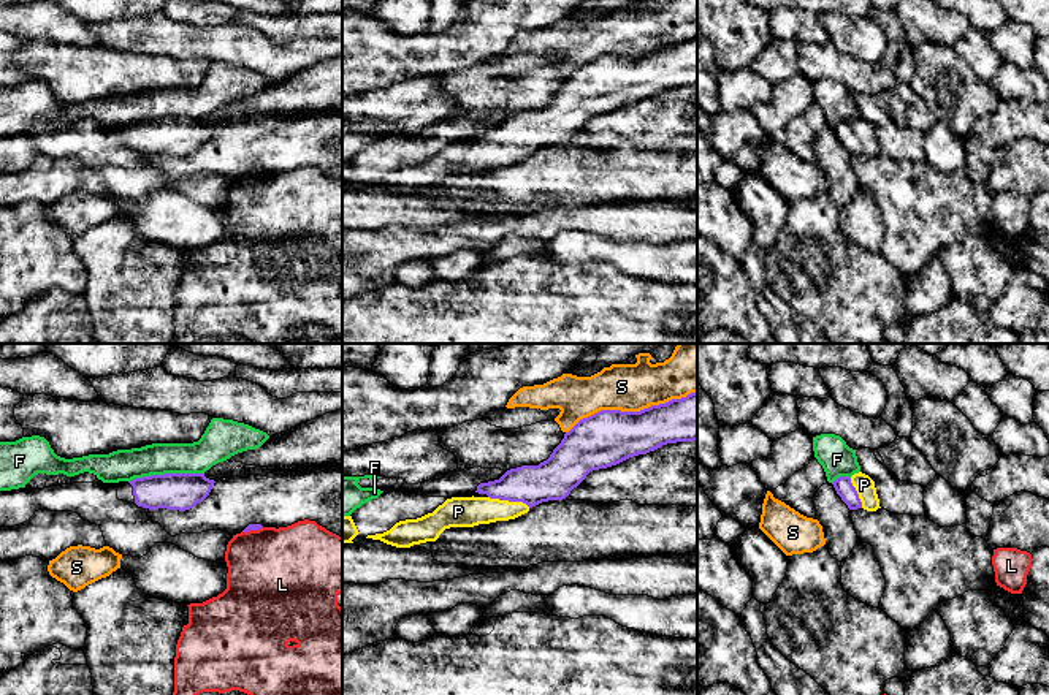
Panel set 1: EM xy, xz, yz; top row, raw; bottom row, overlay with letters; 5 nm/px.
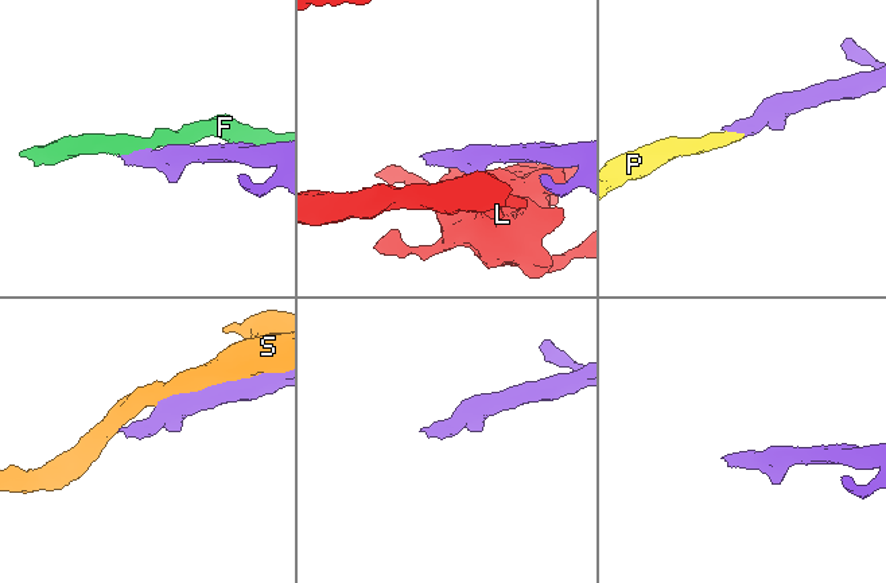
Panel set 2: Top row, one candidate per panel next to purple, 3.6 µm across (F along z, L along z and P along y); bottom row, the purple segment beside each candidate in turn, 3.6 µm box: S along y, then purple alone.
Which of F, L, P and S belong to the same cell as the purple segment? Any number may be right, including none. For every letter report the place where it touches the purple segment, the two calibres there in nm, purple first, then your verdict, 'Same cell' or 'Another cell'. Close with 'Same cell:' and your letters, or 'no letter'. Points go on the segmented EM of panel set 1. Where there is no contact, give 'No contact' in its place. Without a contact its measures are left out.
F: Touches purple at xy (165, 474). Thickness 190 nm (purple) against 160 nm. Another cell
L: Touches purple at xy (252, 529). Thickness 30 nm (purple) against 460 nm. Another cell
P: Touches purple at xz (509, 501). Thickness 200 nm (purple) against 160 nm. Same cell
S: Touches purple at xz (631, 412). Thickness 280 nm (purple) against 240 nm. Another cell
Same cell: P

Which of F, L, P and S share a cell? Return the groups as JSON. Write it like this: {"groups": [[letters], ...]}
{"groups": [["F"], ["L"], ["P"], ["S"]]}

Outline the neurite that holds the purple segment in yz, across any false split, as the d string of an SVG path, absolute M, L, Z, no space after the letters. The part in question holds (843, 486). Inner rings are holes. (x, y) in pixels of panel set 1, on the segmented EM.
M862 472L854 473L851 478L840 477L832 484L849 510L876 511L881 508L875 481Z

